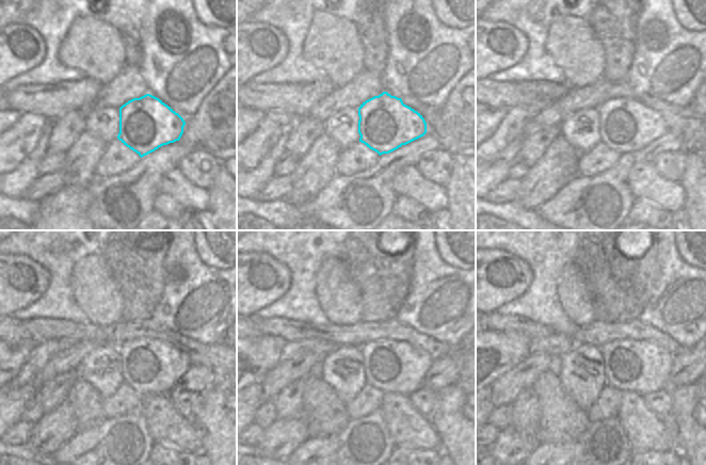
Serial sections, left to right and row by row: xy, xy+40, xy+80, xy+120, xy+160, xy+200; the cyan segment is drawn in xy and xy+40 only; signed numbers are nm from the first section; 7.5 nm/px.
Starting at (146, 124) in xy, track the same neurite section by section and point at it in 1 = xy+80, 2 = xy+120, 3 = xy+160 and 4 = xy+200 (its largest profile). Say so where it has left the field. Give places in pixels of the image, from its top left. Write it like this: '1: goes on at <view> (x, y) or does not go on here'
1: goes on at xy+80 (626, 125)
2: goes on at xy+120 (149, 366)
3: goes on at xy+160 (390, 366)
4: goes on at xy+200 (642, 367)

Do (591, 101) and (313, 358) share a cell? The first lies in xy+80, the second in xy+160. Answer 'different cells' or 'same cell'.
same cell

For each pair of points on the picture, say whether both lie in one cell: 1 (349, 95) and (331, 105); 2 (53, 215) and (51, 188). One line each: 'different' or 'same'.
1: same
2: different

